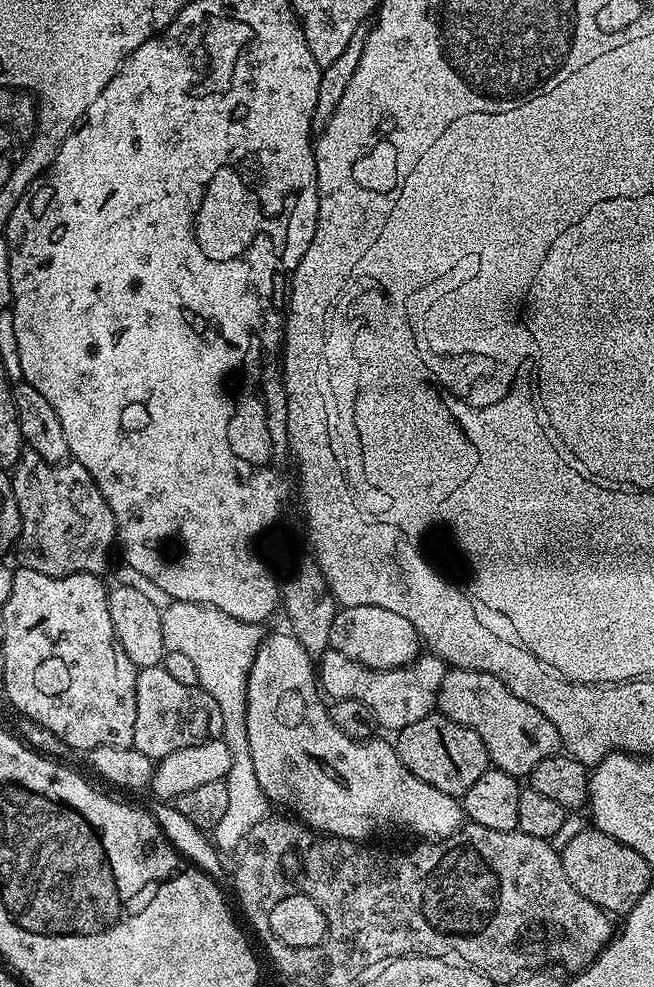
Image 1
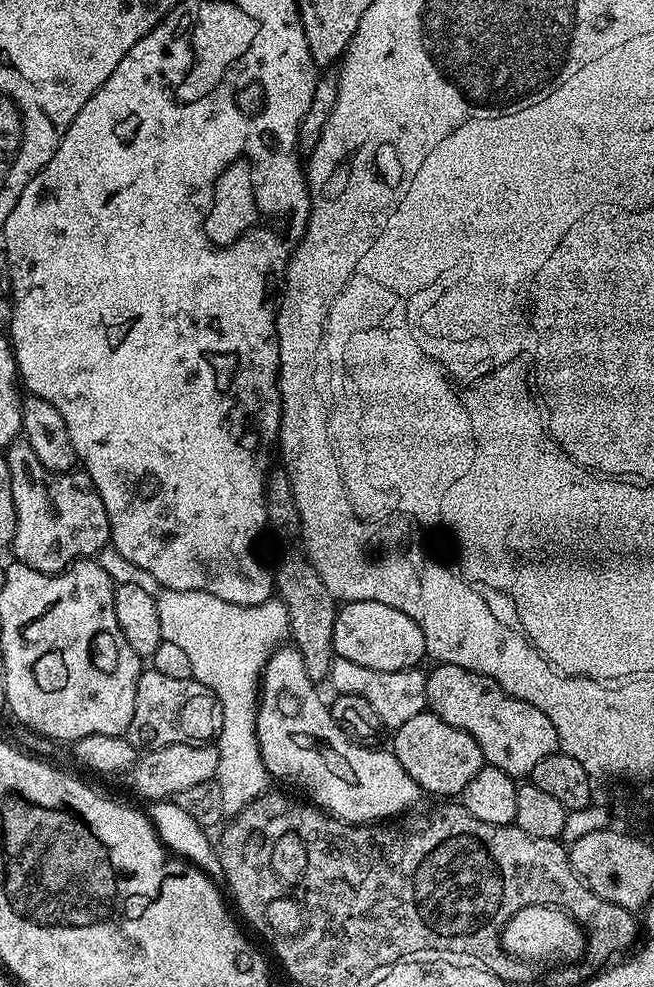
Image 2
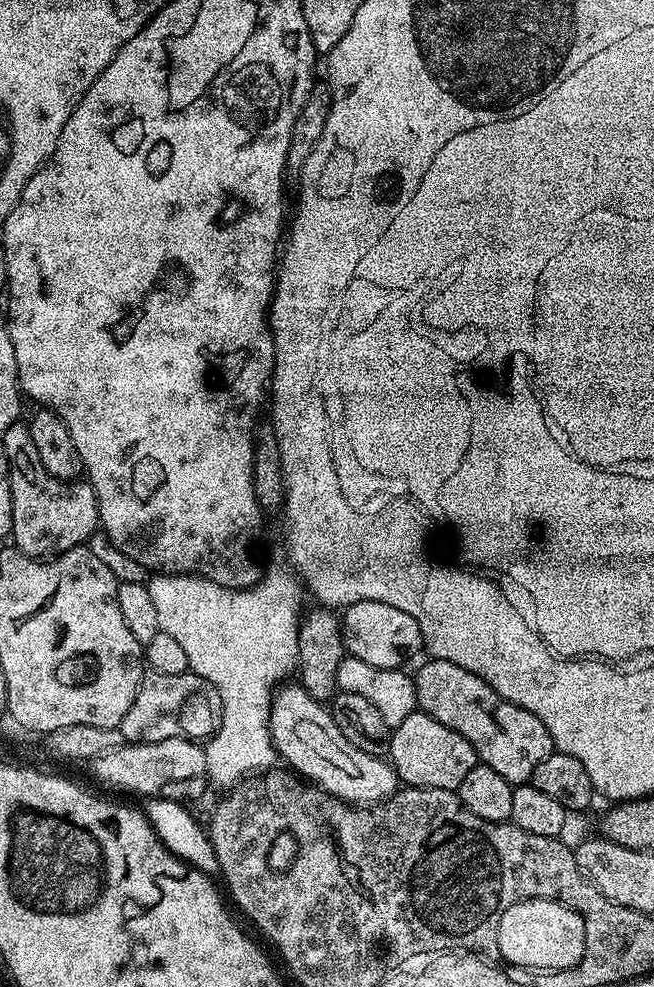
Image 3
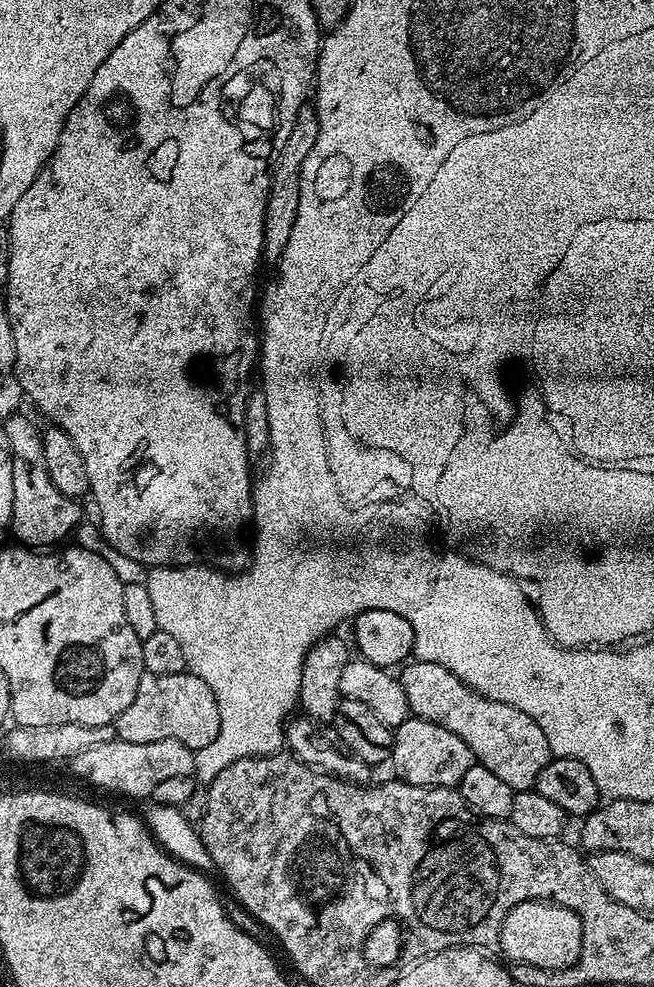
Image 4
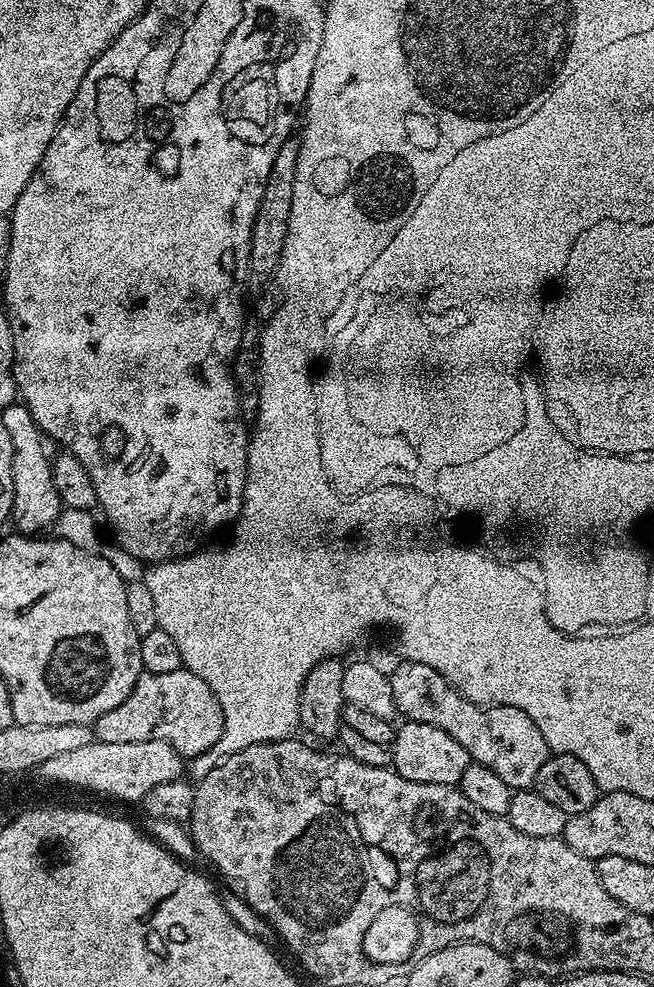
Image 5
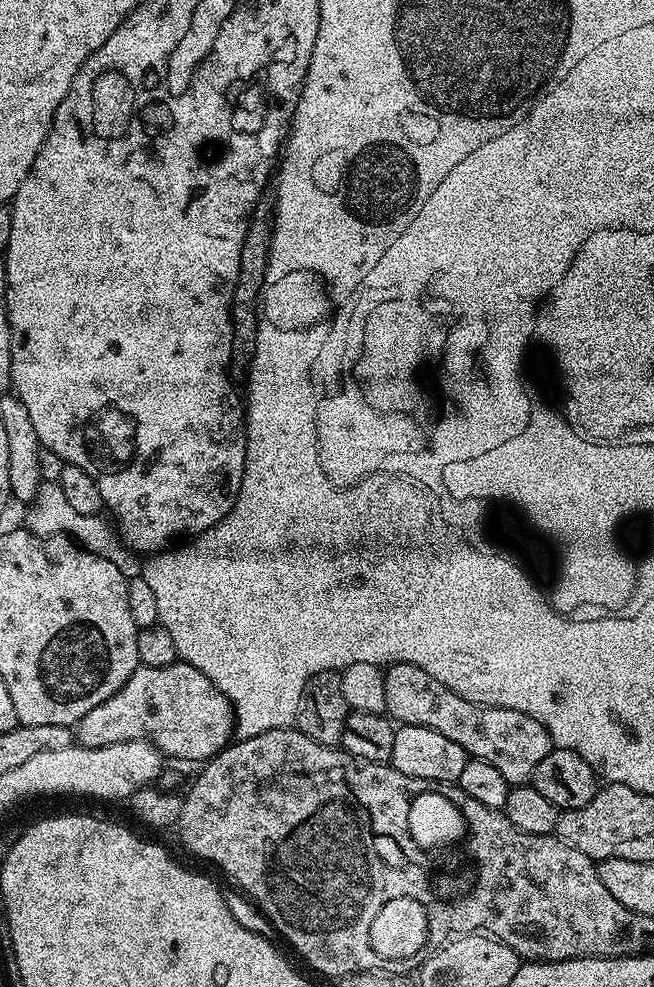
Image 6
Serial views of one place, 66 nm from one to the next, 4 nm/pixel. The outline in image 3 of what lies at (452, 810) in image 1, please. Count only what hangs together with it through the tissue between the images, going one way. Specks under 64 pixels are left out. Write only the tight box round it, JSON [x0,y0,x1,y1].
[270,682,398,806]

